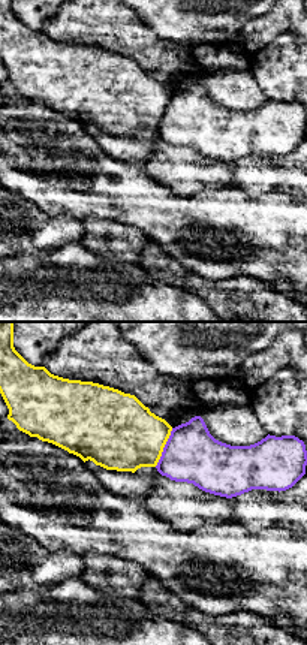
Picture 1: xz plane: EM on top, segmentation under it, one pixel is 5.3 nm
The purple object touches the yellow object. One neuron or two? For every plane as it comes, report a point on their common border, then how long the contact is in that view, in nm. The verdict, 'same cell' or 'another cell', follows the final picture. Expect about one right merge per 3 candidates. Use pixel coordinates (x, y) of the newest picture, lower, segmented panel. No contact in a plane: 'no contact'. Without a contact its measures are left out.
(163, 448) | 220 nm

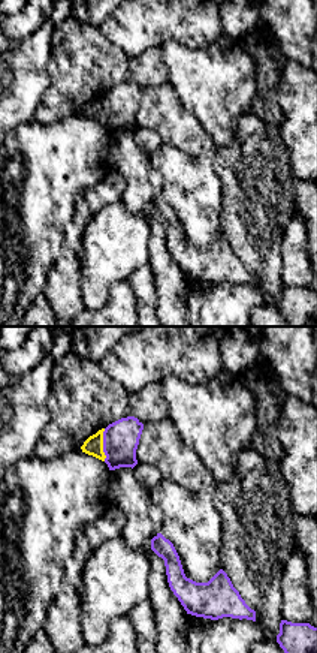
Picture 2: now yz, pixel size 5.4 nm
(103, 445) | 180 nm

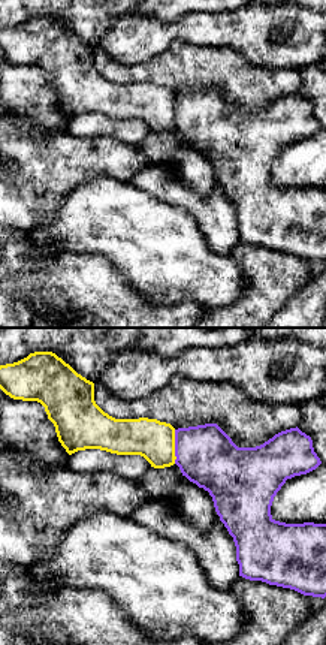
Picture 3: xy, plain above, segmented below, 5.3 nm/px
(175, 446) | 180 nm

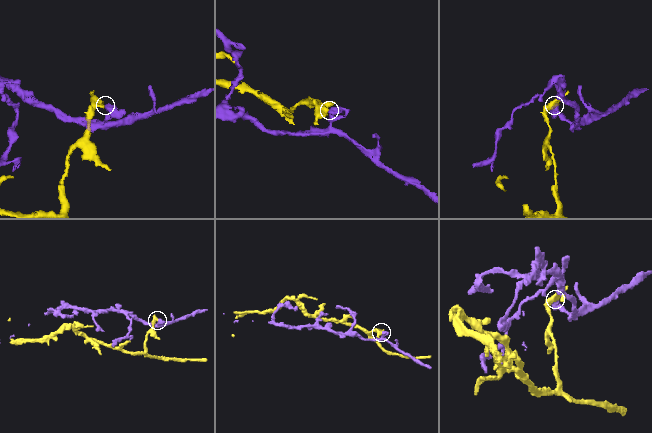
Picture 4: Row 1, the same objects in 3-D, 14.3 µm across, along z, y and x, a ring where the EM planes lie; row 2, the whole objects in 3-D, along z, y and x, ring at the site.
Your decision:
another cell

